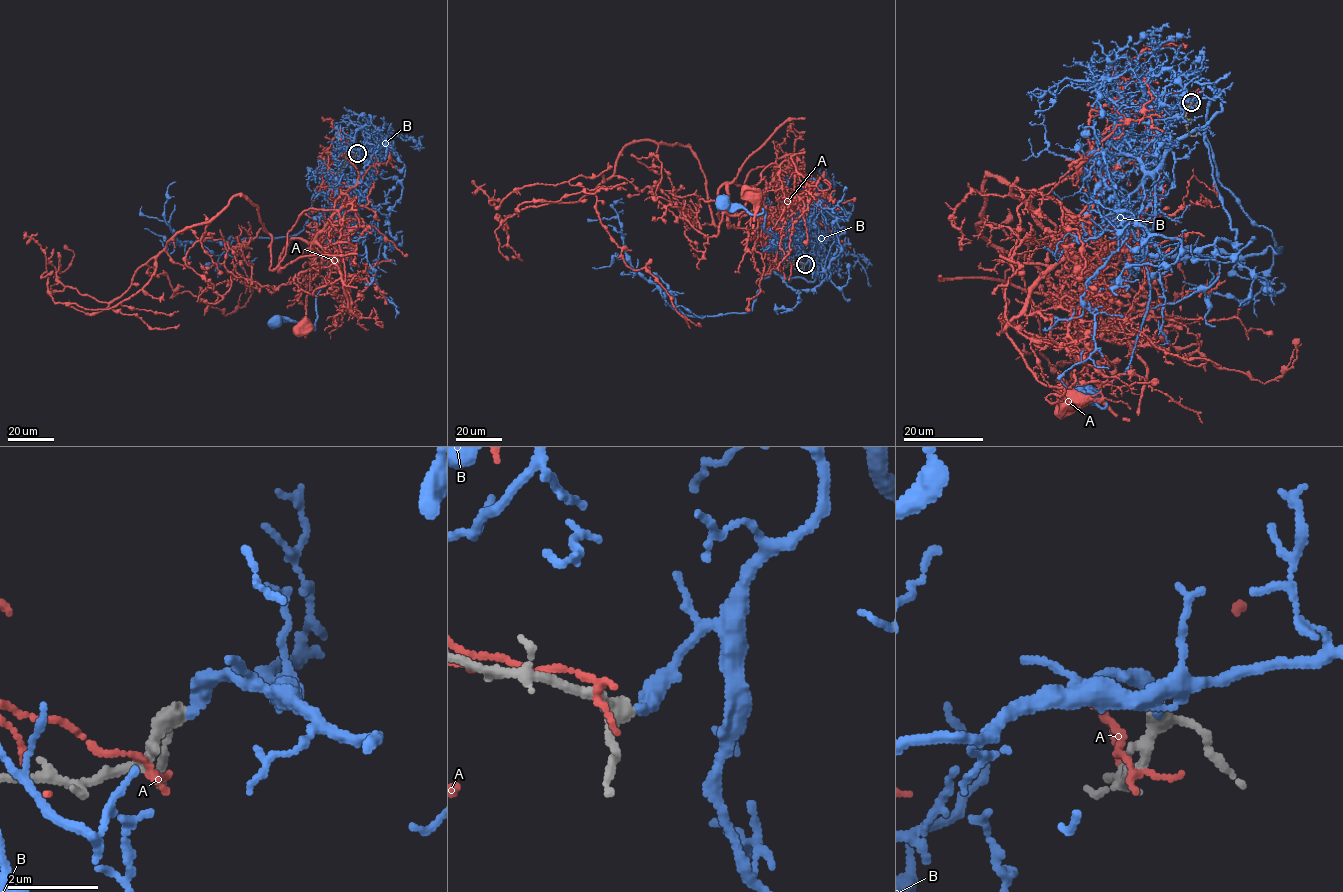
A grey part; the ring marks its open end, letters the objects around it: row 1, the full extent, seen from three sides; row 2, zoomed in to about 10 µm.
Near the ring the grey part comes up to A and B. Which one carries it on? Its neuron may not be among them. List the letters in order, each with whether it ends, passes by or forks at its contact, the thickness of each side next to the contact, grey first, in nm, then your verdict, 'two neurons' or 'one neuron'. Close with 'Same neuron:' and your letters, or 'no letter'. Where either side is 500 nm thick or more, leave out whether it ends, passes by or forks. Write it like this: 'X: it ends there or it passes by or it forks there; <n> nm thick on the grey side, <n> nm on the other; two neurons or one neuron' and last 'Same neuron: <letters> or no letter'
A: it ends there; 220 nm thick on the grey side, 190 nm on the other; two neurons
B: it ends there; 280 nm thick on the grey side, 300 nm on the other; one neuron
Same neuron: B

